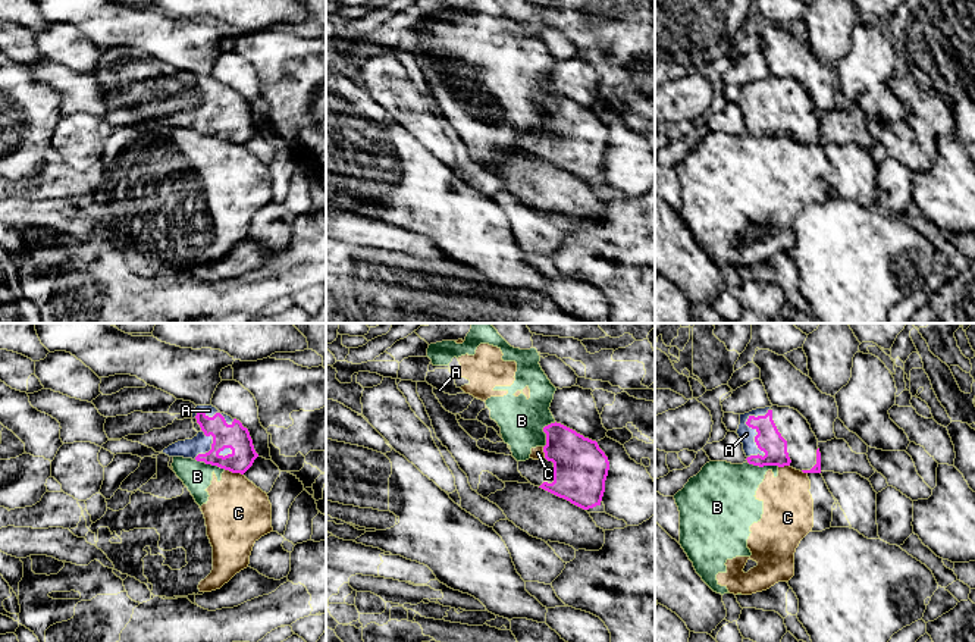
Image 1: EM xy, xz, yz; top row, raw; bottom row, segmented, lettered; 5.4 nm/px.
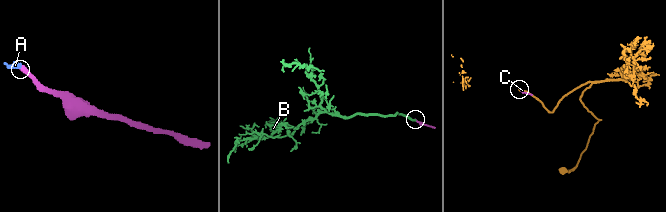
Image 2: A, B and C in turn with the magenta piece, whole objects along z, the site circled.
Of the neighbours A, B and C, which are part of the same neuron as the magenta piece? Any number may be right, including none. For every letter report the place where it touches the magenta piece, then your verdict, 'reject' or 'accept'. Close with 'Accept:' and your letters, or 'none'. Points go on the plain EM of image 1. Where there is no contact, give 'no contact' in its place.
A: yz (758, 105) | accept
B: xz (544, 102) | reject
C: xy (234, 143) | reject
Accept: A

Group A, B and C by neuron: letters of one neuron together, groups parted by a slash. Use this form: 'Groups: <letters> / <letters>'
Groups: A / B C

